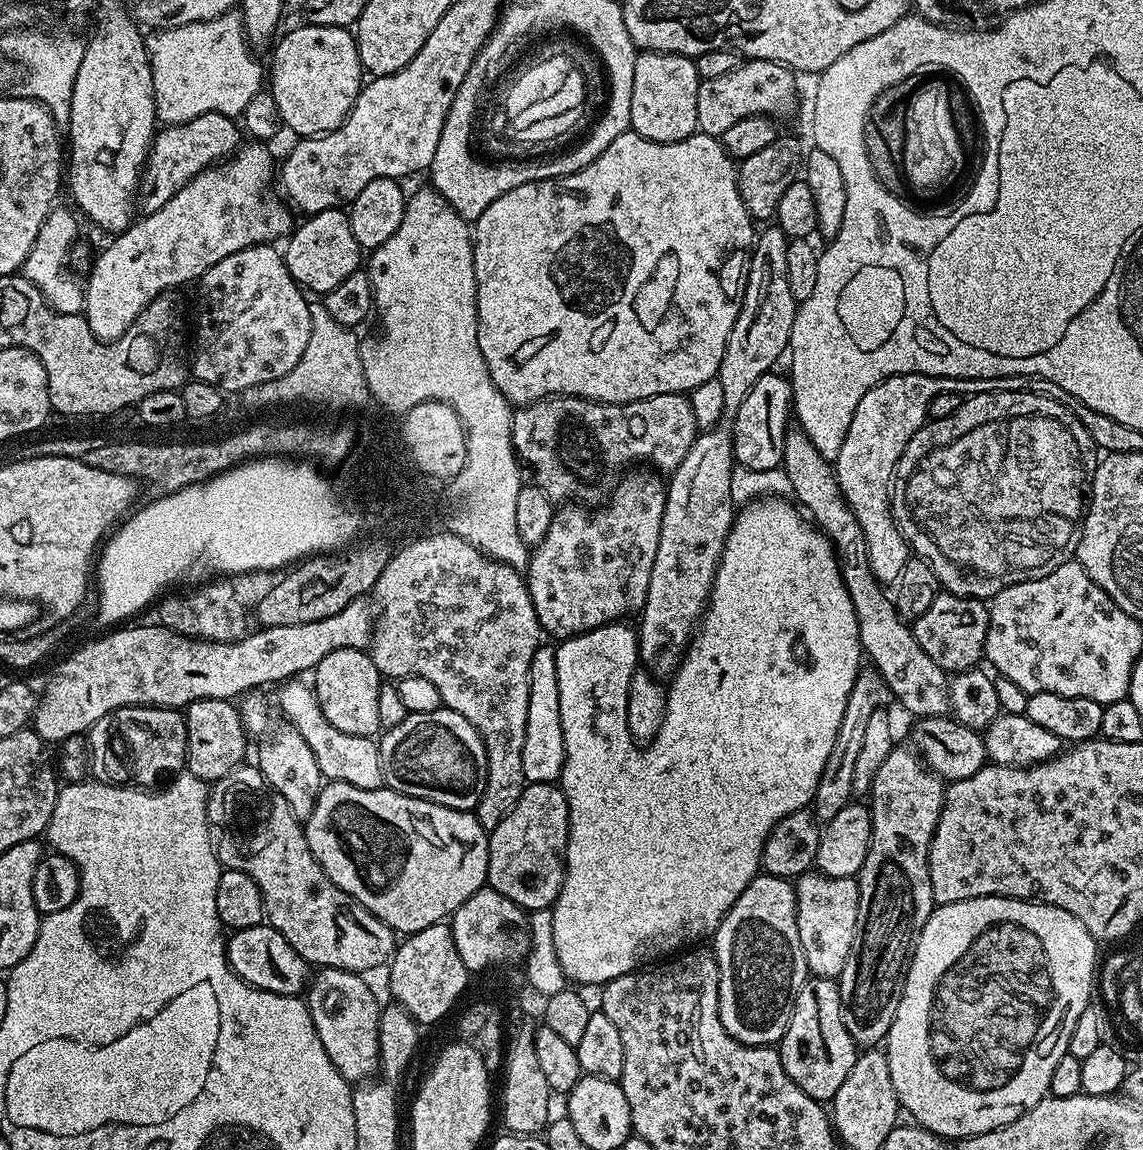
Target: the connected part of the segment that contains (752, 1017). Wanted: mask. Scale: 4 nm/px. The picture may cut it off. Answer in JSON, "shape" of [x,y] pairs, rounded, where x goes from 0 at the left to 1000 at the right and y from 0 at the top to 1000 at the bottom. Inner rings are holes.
{"shape":[[[663,760],[653,770],[653,774],[649,774],[642,788],[639,788],[639,791],[626,806],[626,817],[625,827],[630,844],[628,868],[632,892],[635,892],[638,899],[650,908],[664,911],[682,909],[691,892],[695,871],[702,857],[709,850],[705,830],[698,816],[696,771],[687,763]]]}

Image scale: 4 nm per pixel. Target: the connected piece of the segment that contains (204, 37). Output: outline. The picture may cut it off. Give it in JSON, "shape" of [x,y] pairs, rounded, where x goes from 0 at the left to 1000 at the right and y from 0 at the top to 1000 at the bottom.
{"shape":[[[206,10],[158,24],[130,27],[128,37],[136,83],[136,103],[143,110],[162,108],[185,97],[209,102],[215,96],[215,89],[229,79],[227,72],[233,70],[232,57],[230,59],[220,50],[222,45],[213,31],[213,17]]]}

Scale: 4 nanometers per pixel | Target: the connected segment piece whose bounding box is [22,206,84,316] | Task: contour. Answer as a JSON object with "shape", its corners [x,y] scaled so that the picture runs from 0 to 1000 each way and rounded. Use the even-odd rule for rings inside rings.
{"shape":[[[48,180],[43,183],[42,190],[37,195],[30,214],[21,229],[19,238],[35,252],[39,263],[50,274],[65,275],[73,270],[73,246],[71,243],[69,244],[61,238],[57,230],[59,226],[59,219],[68,203],[68,195],[59,183],[52,180]]]}

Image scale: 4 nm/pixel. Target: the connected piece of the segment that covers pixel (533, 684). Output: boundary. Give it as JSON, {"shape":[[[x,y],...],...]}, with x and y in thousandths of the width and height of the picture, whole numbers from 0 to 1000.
{"shape":[[[473,562],[464,576],[464,609],[460,614],[460,645],[457,645],[457,670],[462,682],[481,682],[490,677],[493,665],[492,621],[488,614],[486,564]]]}

